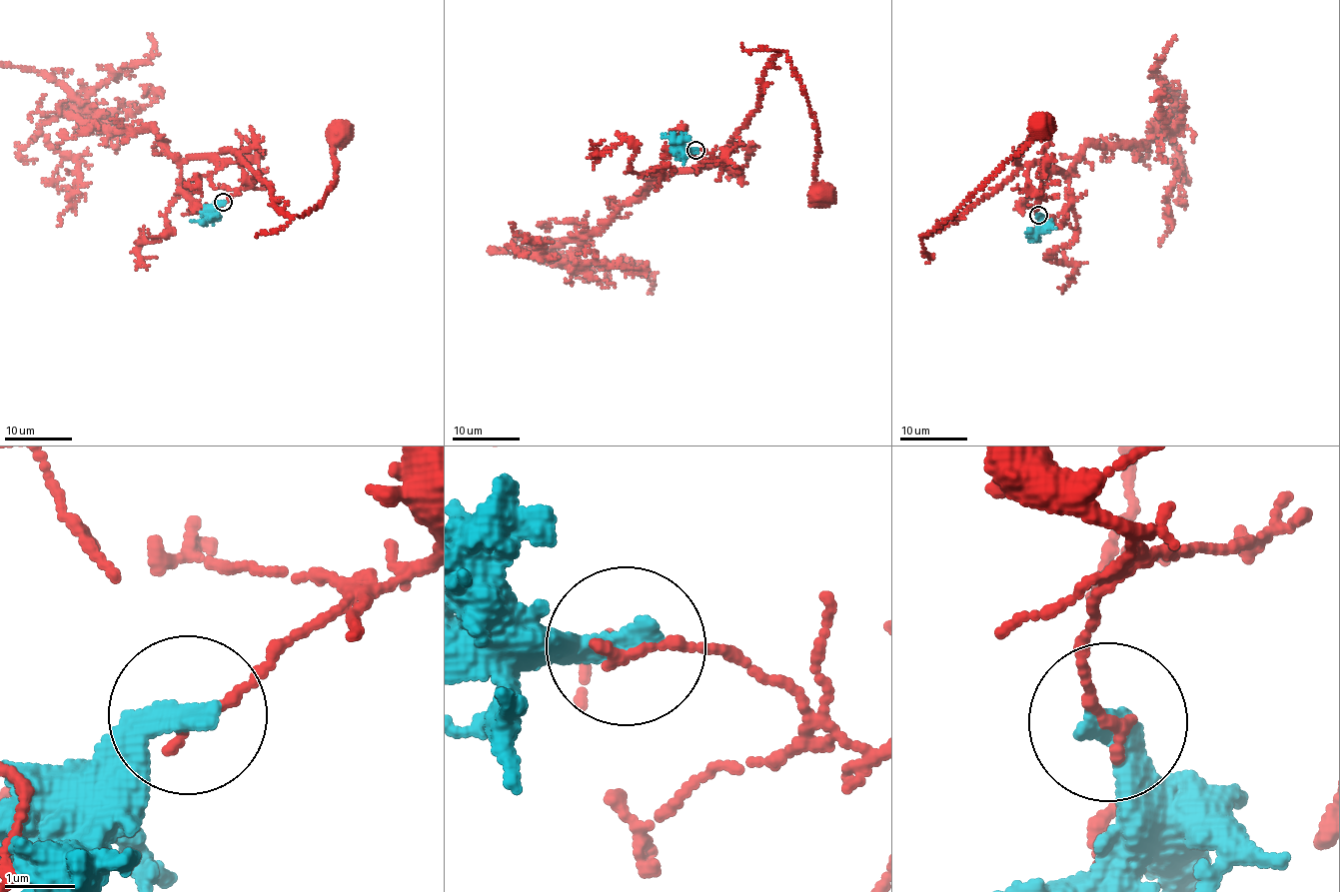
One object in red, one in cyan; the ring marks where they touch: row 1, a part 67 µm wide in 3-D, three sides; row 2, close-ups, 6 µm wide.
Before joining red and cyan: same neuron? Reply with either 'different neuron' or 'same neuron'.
different neuron

